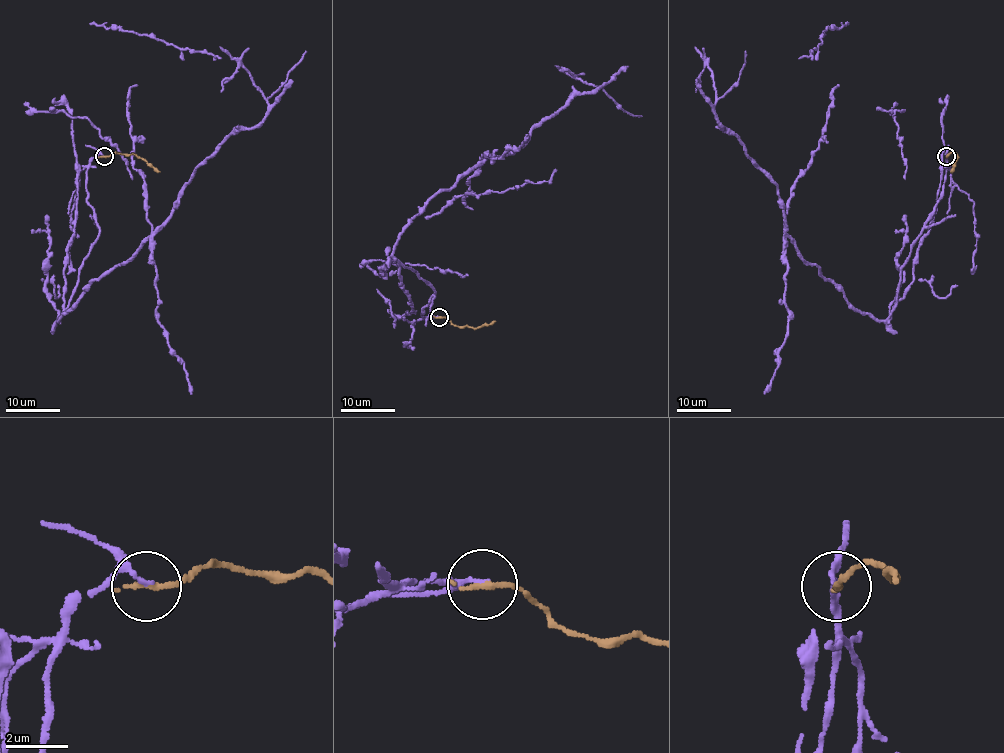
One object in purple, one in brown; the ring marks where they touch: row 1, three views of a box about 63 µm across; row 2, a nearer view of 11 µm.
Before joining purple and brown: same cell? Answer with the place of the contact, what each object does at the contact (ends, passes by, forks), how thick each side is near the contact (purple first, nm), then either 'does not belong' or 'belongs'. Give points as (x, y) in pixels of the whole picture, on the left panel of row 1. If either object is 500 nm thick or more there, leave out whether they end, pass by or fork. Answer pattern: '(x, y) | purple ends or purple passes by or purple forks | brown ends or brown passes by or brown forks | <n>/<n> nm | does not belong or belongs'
(104, 156) | purple passes by | brown ends | 100/220 nm | does not belong

